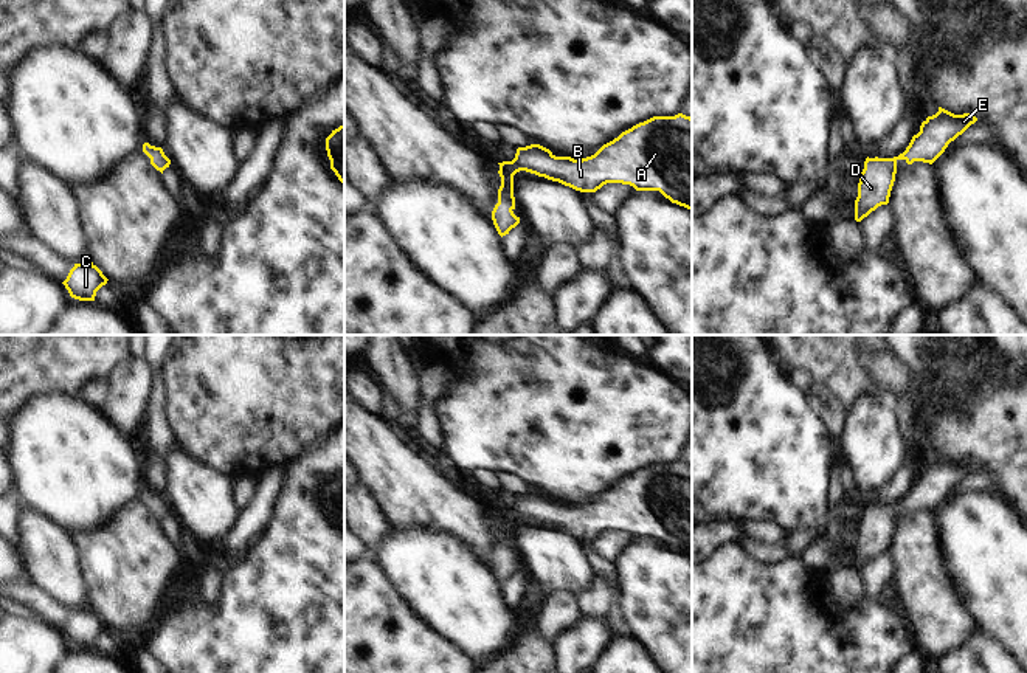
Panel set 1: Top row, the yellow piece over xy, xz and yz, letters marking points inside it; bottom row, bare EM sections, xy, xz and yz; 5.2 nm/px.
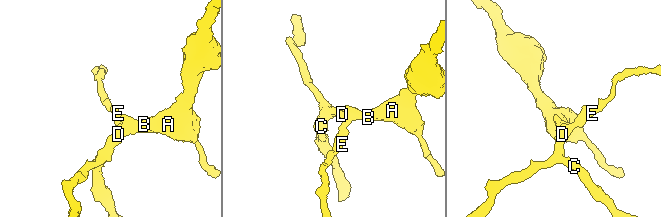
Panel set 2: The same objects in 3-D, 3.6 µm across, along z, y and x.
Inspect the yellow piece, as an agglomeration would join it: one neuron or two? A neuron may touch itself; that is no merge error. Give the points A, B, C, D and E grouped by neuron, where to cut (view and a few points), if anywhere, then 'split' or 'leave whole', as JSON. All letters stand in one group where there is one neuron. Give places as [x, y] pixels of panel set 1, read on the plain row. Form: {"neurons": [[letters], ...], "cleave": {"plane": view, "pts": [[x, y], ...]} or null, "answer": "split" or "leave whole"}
{"neurons": [["A", "B", "C", "D", "E"]], "cleave": null, "answer": "leave whole"}

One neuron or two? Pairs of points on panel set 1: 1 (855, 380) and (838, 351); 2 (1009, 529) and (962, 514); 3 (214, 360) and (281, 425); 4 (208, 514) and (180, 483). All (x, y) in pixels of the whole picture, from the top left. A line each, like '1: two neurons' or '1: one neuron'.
1: one neuron
2: one neuron
3: one neuron
4: one neuron

